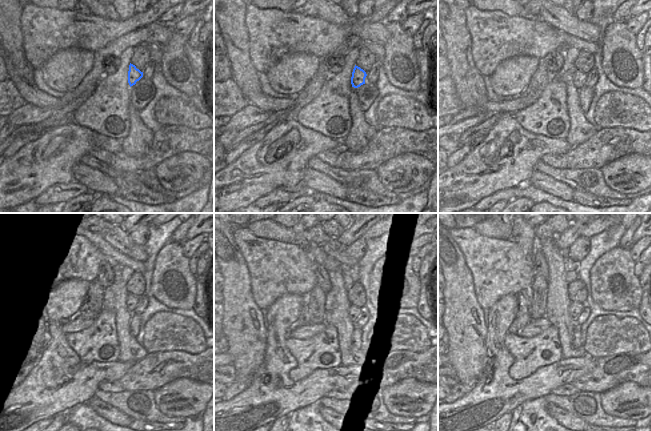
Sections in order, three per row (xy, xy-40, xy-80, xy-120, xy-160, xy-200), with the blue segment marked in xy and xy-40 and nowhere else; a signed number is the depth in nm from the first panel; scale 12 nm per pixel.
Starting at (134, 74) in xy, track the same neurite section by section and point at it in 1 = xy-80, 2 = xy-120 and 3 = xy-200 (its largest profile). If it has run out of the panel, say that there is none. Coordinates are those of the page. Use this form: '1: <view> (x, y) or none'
1: xy-80 (579, 78)
2: xy-120 (132, 301)
3: xy-200 (575, 308)

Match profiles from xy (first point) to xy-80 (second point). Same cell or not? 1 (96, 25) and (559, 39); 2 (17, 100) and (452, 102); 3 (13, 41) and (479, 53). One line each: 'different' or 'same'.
1: same
2: same
3: different

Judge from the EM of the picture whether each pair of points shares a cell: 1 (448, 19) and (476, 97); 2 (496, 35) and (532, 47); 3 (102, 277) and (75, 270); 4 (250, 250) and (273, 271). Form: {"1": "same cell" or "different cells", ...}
{"1": "same cell", "2": "same cell", "3": "different cells", "4": "same cell"}

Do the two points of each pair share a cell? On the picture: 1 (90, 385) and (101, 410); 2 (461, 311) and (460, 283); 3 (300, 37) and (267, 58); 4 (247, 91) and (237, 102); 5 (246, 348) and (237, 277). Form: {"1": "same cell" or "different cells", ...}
{"1": "different cells", "2": "same cell", "3": "same cell", "4": "different cells", "5": "same cell"}

